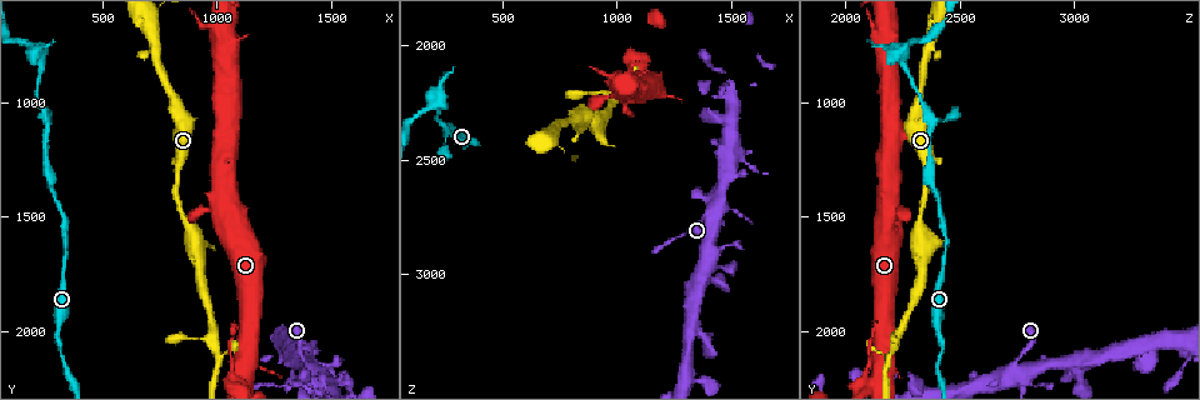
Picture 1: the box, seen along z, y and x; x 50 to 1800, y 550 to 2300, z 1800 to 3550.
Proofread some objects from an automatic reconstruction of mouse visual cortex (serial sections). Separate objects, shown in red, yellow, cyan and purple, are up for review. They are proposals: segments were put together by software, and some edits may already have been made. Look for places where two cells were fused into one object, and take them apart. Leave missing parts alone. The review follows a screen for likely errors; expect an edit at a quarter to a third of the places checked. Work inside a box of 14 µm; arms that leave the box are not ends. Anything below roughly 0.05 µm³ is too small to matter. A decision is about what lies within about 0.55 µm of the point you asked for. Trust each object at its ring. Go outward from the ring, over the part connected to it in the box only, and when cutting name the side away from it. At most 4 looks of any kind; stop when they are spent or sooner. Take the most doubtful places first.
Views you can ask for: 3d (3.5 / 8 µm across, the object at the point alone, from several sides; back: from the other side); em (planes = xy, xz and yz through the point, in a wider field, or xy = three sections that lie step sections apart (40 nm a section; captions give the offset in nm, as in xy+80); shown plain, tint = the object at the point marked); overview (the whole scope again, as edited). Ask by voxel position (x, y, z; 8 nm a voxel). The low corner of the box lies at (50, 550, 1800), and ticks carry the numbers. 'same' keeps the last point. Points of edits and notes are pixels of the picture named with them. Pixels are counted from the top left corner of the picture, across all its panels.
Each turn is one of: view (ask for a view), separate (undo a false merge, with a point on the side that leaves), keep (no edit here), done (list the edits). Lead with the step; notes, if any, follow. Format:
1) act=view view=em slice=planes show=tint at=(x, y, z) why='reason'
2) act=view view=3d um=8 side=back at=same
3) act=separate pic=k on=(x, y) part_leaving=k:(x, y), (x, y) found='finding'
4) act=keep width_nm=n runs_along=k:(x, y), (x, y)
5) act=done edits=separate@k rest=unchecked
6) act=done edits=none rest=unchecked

act=view view=3d um=3.5 at=(230, 800, 2240) why='a fork'

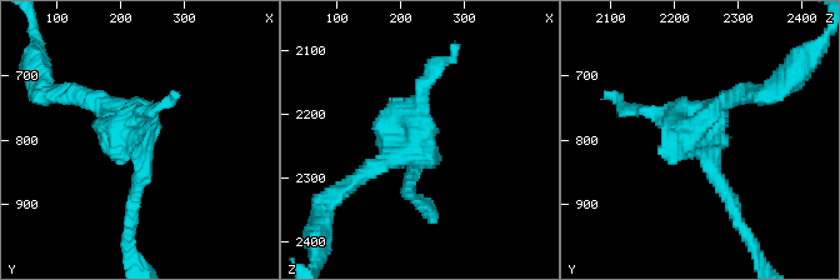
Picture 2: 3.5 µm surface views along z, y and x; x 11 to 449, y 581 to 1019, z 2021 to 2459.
act=view view=em slice=xy step=2 show=tint at=(220, 785, 2255) why='now the EM'

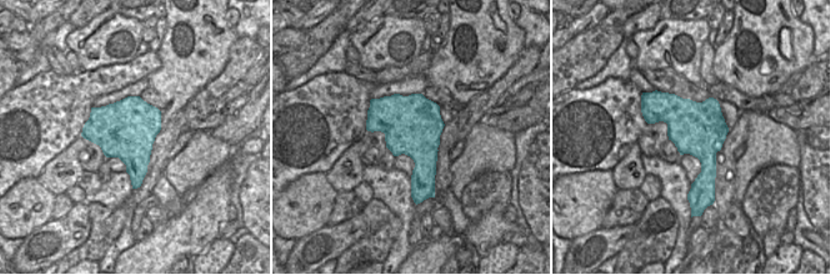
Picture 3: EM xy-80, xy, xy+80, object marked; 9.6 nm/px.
act=keep runs_along=2:(134, 204), (145, 143), (73, 93) found='all the same cell'

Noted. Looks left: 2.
act=view view=3d um=3.5 at=(1070, 2220, 2080) why='sharp bend'

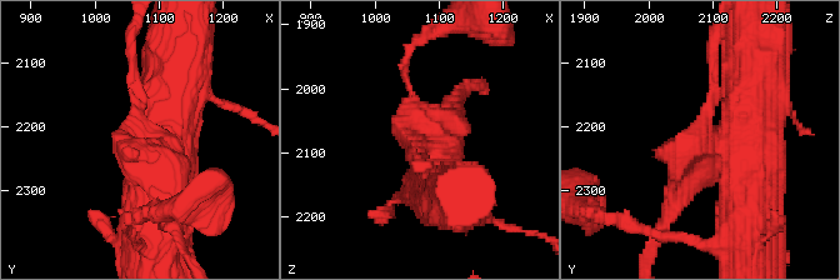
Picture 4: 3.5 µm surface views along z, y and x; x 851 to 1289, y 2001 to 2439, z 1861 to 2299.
act=view view=em slice=xy step=5 show=tint at=(1075, 2215, 2095) why='shape alone is not enough'

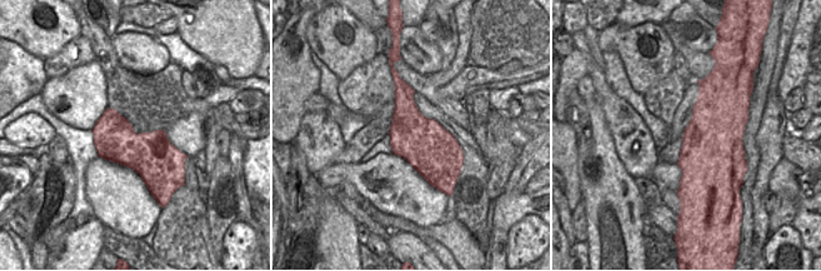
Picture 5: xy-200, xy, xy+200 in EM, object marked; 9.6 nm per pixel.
act=separate pic=4 on=(683, 165) part_leaving=4:(718, 144), (704, 155), (656, 155) found='two cells meet here'

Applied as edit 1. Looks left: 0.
act=done edits=separate@4 rest=unchecked

